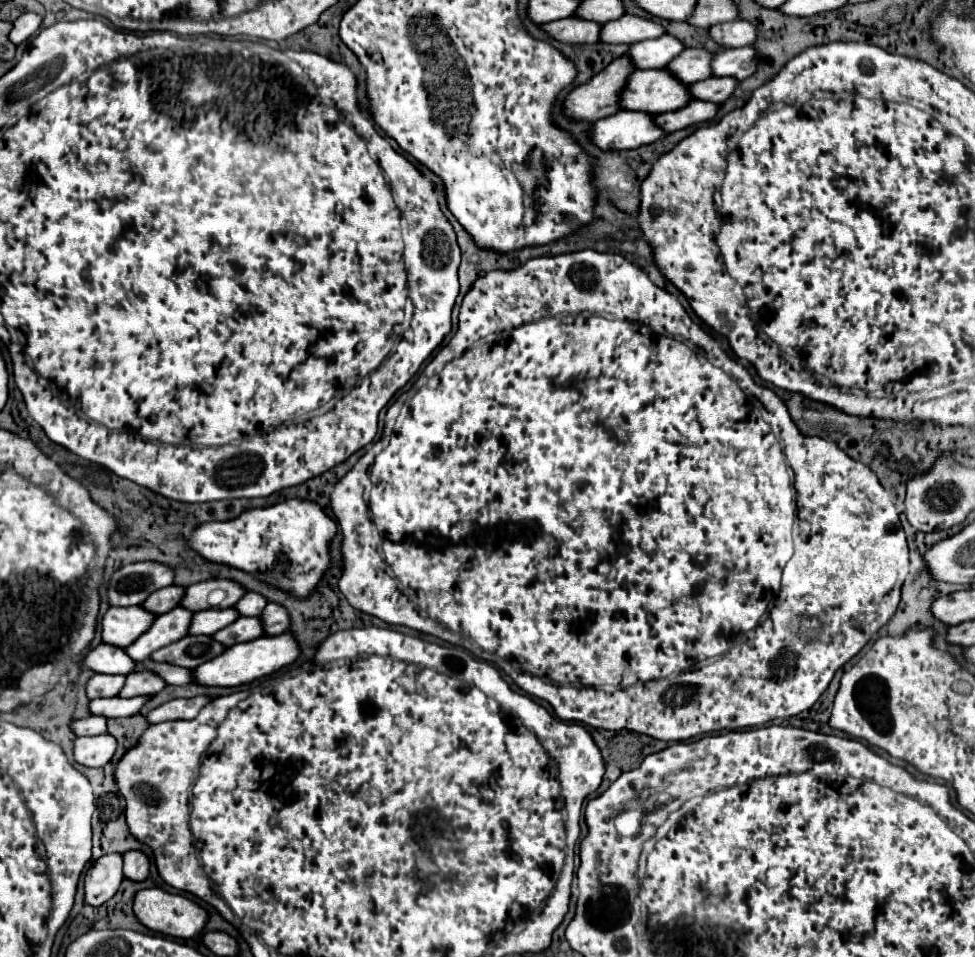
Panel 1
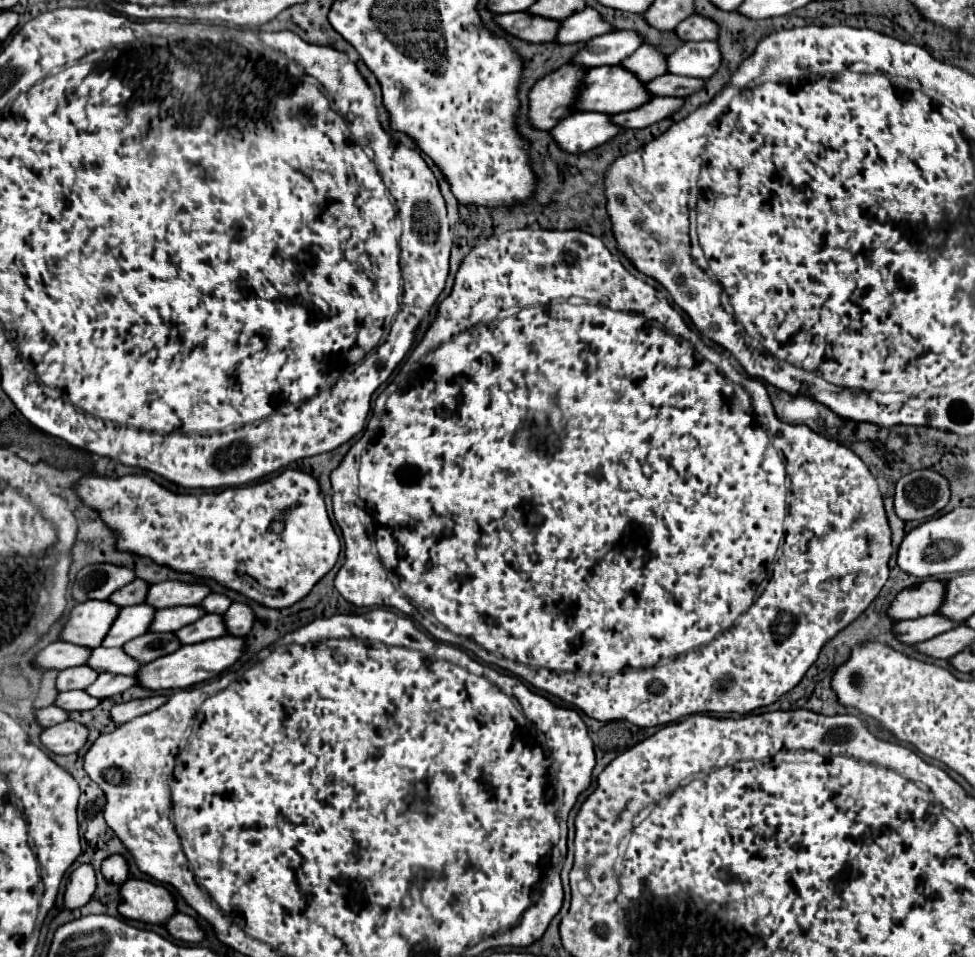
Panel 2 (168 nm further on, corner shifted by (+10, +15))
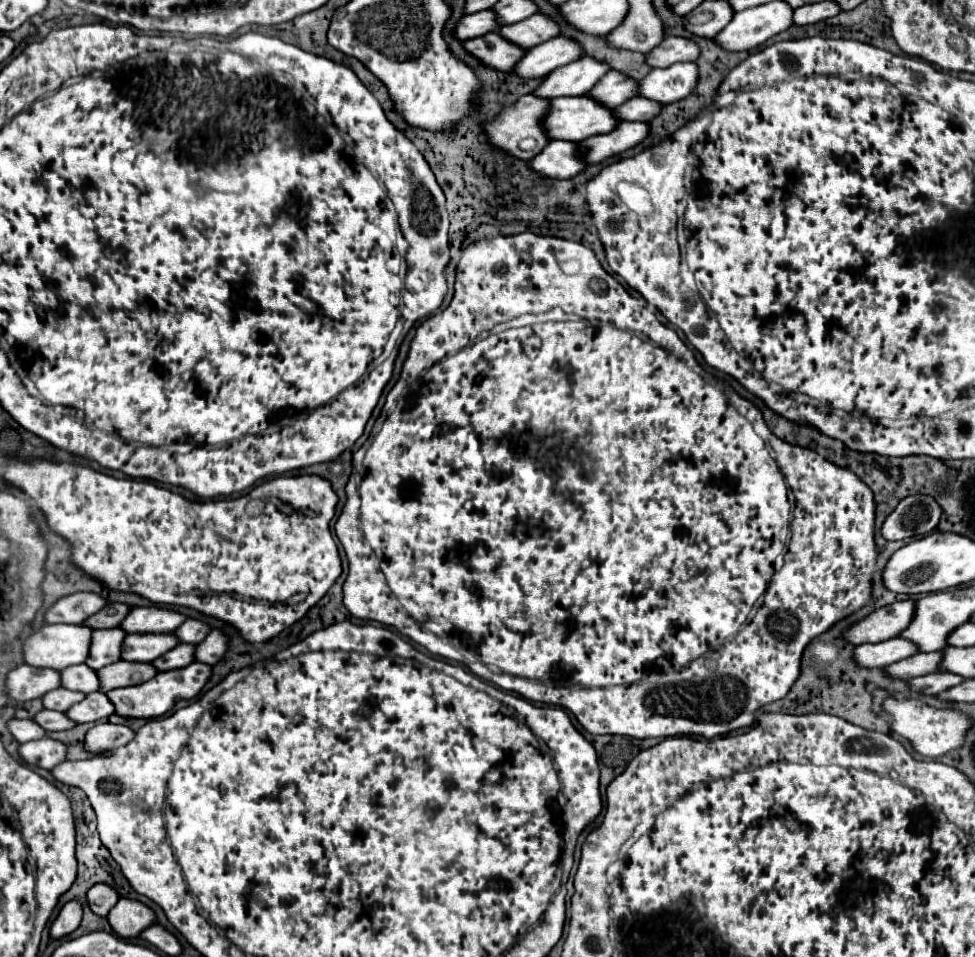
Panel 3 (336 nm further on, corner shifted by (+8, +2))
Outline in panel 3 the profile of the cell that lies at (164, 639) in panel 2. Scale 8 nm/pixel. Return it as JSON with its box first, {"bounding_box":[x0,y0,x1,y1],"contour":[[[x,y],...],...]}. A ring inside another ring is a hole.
{"bounding_box":[99,662,157,692],"contour":[[[113,662],[111,666],[101,668],[99,672],[99,692],[109,692],[113,688],[123,686],[137,686],[151,680],[157,670],[151,664],[137,664],[137,662]]]}

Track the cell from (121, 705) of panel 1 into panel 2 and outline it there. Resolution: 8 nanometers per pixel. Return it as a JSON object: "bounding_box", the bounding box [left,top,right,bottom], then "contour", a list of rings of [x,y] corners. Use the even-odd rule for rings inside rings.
{"bounding_box":[55,689,101,711],"contour":[[[81,689],[77,691],[65,691],[65,693],[59,693],[55,705],[61,707],[61,709],[67,709],[67,711],[83,711],[83,709],[93,709],[101,703],[101,699],[97,697],[89,697],[87,693],[83,693]]]}

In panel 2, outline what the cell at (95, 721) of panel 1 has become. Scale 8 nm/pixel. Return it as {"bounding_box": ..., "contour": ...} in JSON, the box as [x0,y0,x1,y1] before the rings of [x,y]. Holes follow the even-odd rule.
{"bounding_box":[37,705,69,727],"contour":[[[55,705],[37,711],[37,721],[39,721],[43,727],[57,725],[57,723],[61,723],[61,721],[65,721],[65,719],[69,719],[69,711],[65,711],[65,709],[57,709]]]}

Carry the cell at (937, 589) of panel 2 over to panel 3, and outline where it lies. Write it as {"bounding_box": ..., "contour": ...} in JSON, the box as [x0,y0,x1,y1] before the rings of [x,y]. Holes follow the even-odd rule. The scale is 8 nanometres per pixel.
{"bounding_box":[843,600,915,646],"contour":[[[913,600],[895,602],[891,606],[885,606],[885,608],[879,608],[871,614],[867,614],[865,618],[861,618],[853,626],[849,626],[843,632],[843,638],[847,642],[851,642],[853,646],[867,644],[867,642],[875,644],[875,642],[895,638],[903,632],[905,626],[909,626],[913,612],[915,612]]]}

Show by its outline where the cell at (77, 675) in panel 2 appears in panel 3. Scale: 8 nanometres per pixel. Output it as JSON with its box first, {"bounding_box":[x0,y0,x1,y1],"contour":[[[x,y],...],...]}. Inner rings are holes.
{"bounding_box":[43,688,85,712],"contour":[[[57,688],[57,690],[51,690],[43,696],[43,706],[49,710],[57,710],[57,712],[65,712],[67,708],[71,708],[73,704],[81,702],[85,696],[81,692],[71,692],[71,690],[65,690],[65,688]]]}

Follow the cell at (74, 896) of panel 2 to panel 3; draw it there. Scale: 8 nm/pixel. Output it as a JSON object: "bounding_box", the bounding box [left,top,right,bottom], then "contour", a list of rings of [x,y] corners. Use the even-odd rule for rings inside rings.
{"bounding_box":[49,900,83,940],"contour":[[[75,900],[67,902],[67,904],[61,908],[59,916],[53,920],[51,928],[49,928],[49,936],[51,936],[51,940],[59,940],[59,938],[71,934],[71,932],[79,926],[81,916],[83,916],[81,904],[75,902]]]}

